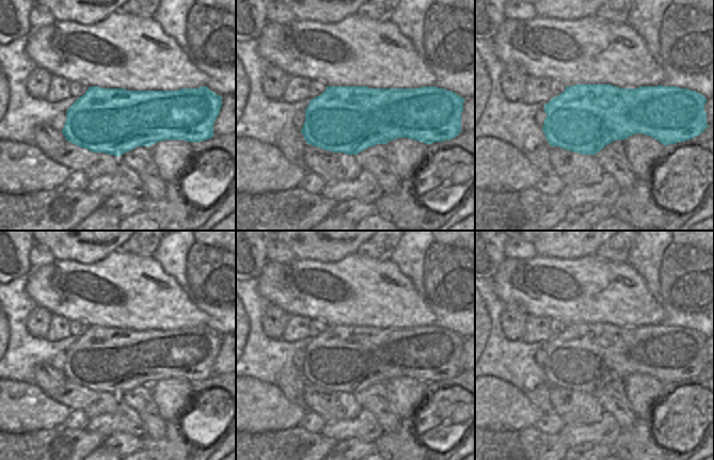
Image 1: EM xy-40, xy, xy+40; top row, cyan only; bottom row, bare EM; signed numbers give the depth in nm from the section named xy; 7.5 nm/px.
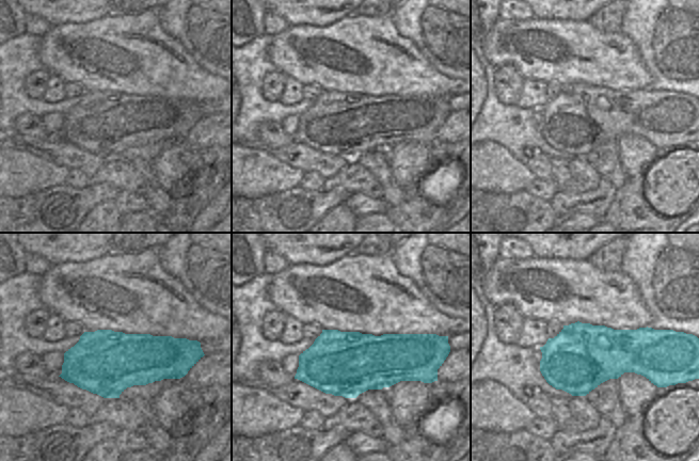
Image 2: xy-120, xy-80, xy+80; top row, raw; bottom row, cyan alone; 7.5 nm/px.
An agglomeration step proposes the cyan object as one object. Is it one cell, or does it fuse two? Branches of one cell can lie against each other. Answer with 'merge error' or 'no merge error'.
no merge error

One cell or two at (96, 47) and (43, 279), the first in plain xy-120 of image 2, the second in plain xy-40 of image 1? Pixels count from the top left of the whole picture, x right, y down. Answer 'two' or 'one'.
one

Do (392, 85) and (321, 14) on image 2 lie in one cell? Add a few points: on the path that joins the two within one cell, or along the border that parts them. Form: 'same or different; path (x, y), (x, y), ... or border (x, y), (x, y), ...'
different; border (354, 14), (347, 15), (327, 26), (305, 24)

